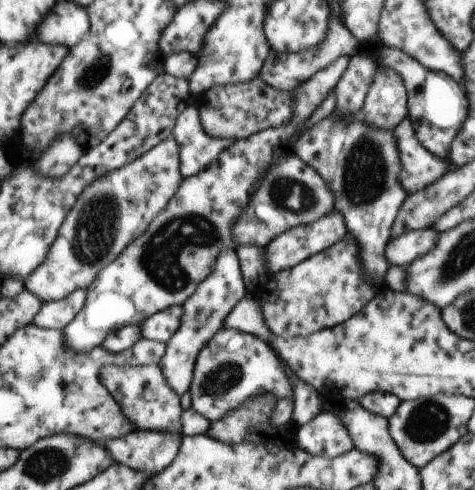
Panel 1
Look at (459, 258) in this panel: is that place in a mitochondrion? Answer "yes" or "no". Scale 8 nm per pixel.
yes

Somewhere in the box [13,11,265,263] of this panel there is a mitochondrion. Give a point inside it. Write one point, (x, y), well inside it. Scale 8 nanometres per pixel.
(98, 69)

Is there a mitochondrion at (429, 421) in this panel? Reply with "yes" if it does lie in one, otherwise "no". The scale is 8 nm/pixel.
yes

